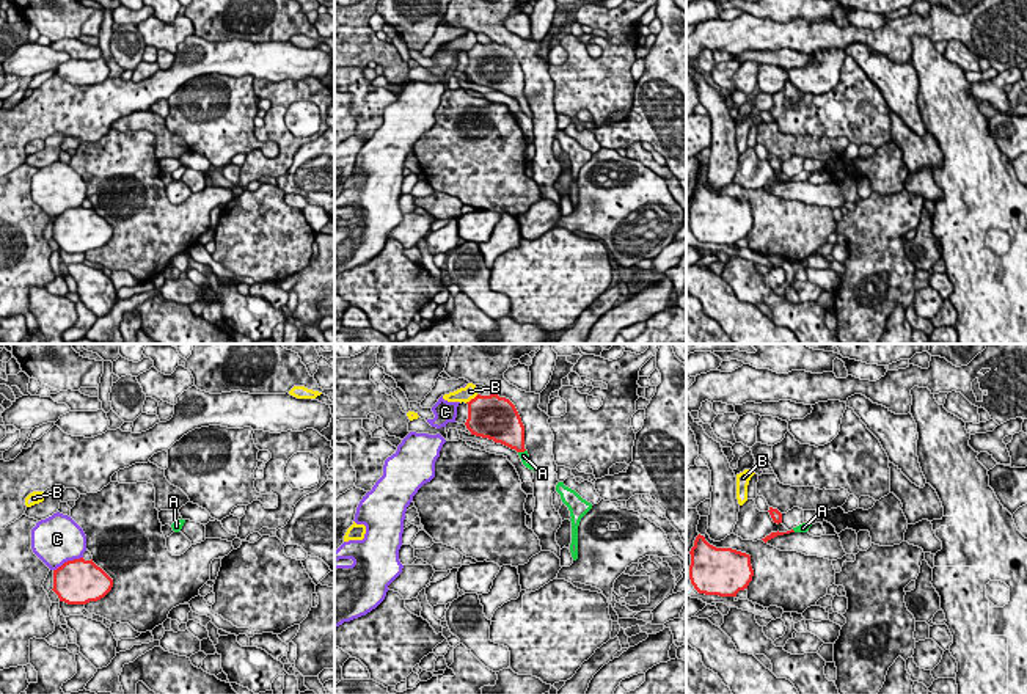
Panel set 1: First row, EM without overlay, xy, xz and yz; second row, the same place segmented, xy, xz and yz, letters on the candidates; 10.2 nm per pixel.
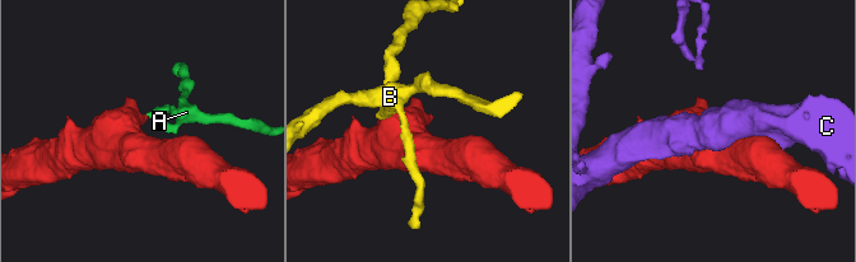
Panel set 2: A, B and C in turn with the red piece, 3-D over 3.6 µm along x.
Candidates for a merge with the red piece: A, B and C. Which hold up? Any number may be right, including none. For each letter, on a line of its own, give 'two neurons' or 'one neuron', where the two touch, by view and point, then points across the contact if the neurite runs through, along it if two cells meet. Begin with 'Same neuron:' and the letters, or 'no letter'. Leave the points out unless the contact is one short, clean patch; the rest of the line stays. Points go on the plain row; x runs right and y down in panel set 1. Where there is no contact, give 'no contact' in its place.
Same neuron: A
A: one neuron | xz (522, 99) | across xz (509, 79), (522, 99), (523, 104)
B: two neurons | xz (471, 47) | along xz (478, 43), (465, 51)
C: two neurons | xy (68, 209)

